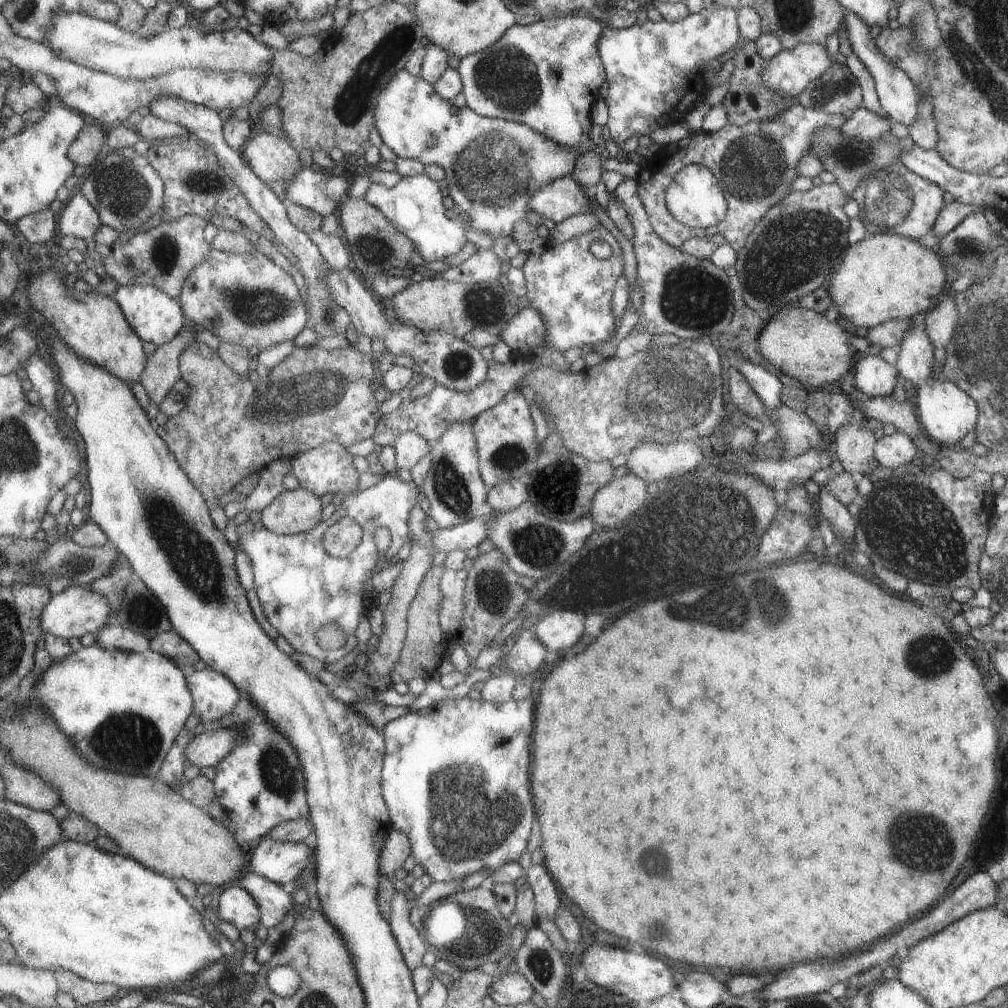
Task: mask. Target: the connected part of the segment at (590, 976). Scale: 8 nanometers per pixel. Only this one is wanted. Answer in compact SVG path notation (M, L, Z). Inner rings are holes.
M604 944L589 945L579 956L579 966L585 970L587 980L642 1005L671 993L679 976L671 968L667 968L667 964L663 964L659 958L635 954L614 946L609 952L609 946Z

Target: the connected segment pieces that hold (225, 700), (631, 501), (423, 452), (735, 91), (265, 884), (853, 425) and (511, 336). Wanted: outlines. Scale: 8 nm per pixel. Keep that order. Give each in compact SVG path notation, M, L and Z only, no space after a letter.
M206 666L195 672L188 670L187 682L194 694L194 712L204 715L206 726L208 719L219 721L225 716L233 716L239 700L246 697L229 676L213 667Z
M633 473L613 477L605 486L601 486L591 497L591 510L588 516L602 529L620 527L629 517L641 510L641 506L649 498L646 484Z
M406 432L399 436L399 440L393 444L398 469L410 471L417 462L421 462L427 454L430 454L431 447L430 441L415 432Z
M739 39L735 44L735 50L733 50L735 54L732 57L735 64L733 64L733 71L729 76L729 88L727 88L727 94L720 101L727 112L728 123L743 126L747 122L757 122L757 120L777 116L781 110L785 110L790 104L786 97L779 96L773 90L767 90L764 82L761 82L761 72L764 72L767 60L759 58L754 41Z
M247 870L235 884L255 898L261 910L261 926L266 929L275 928L286 914L295 914L297 910L290 886L275 884L251 870Z
M847 422L835 430L829 446L833 458L839 460L843 470L855 478L873 478L873 470L878 467L873 456L875 441L872 431L863 427L862 422Z
M529 306L523 308L505 326L498 339L513 351L520 352L543 345L545 320L543 320L541 312Z

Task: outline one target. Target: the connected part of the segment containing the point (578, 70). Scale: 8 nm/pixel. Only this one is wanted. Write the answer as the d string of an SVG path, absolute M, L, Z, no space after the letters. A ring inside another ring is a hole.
M594 13L539 18L531 24L511 26L493 45L460 61L458 69L464 84L462 93L466 106L477 115L525 124L561 148L569 148L575 154L584 153L591 148L589 112L599 98L599 86L605 81L604 68L597 52L597 38L604 26Z

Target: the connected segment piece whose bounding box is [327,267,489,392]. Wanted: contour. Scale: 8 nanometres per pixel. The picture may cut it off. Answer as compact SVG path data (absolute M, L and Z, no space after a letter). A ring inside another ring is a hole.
M349 267L339 272L331 270L327 278L333 300L353 317L352 322L357 334L373 340L383 340L384 347L393 355L411 356L422 368L421 376L435 378L438 384L459 392L473 392L485 380L489 361L485 361L479 351L465 342L464 338L460 339L445 332L423 332L415 326L401 322L395 316L387 320L383 313L382 299Z

